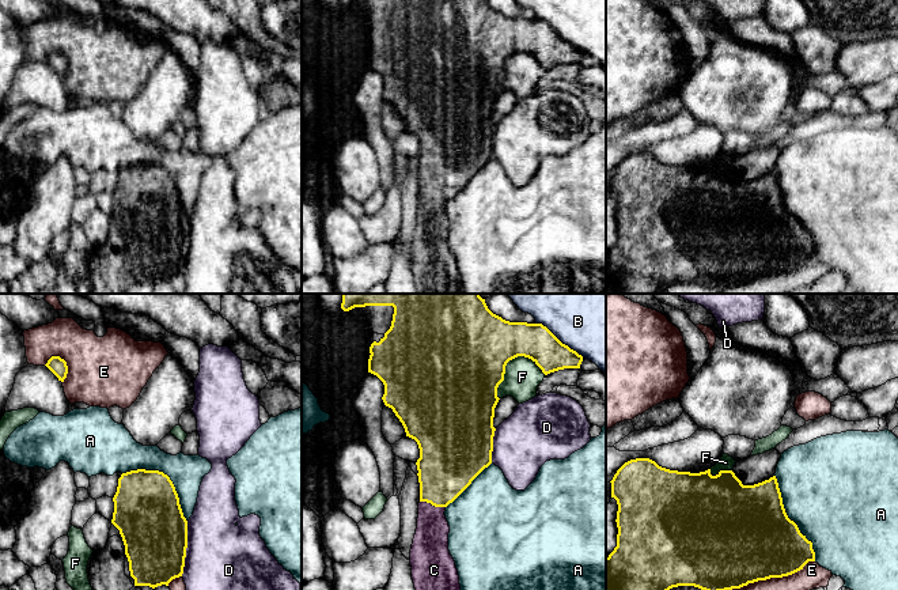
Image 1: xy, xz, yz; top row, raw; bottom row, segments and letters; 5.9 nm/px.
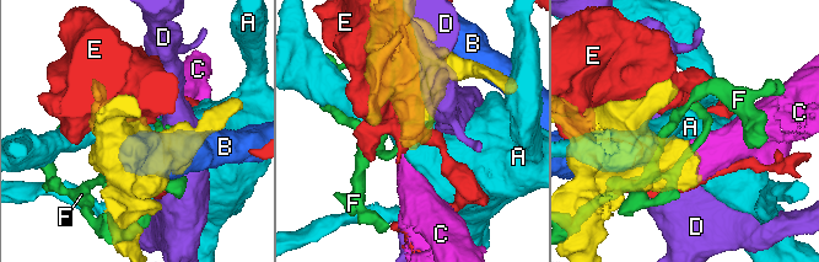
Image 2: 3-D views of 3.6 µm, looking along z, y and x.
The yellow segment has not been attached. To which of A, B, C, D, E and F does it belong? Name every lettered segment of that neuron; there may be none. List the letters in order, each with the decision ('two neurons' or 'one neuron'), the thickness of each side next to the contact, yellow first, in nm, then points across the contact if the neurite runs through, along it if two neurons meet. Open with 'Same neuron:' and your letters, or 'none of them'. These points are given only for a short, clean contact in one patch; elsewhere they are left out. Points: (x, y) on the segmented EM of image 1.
Same neuron: C
A: two neurons; calibres 400 and 200 nm
B: two neurons; calibres 220 and 500 nm
C: one neuron; calibres 340 and 220 nm
D: two neurons; calibres 380 and 400 nm
E: two neurons; calibres 100 and 420 nm
F: two neurons; calibres 480 and 220 nm

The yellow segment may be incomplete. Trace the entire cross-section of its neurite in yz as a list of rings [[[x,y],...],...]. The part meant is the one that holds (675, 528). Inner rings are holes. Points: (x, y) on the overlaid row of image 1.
[[[636,458],[625,462],[614,474],[611,498],[617,500],[617,546],[606,557],[606,590],[670,590],[678,586],[694,586],[701,590],[732,590],[758,580],[792,575],[808,563],[815,561],[812,542],[803,536],[797,525],[785,513],[776,476],[754,485],[743,485],[732,470],[720,470],[716,476],[711,469],[700,473],[670,470],[649,458]]]

